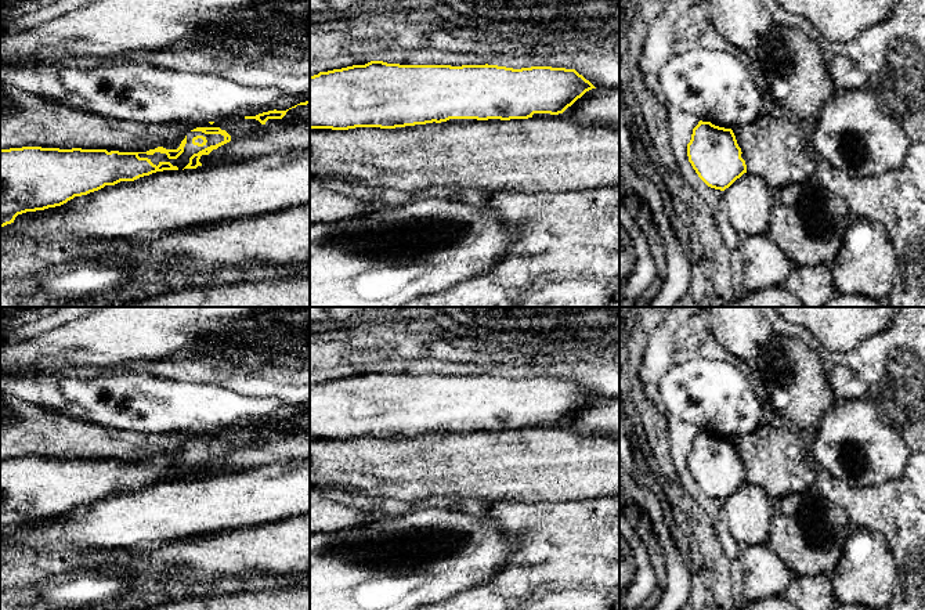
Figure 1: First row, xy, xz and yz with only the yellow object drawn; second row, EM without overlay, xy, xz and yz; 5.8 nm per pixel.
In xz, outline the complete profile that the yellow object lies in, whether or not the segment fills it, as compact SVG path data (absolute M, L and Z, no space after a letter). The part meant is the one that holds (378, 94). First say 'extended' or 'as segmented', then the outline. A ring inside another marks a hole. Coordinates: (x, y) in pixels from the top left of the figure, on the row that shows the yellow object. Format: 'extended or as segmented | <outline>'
extended | M371 61L310 76L310 129L348 130L355 127L395 129L441 122L501 122L549 118L563 113L586 91L596 89L575 69L531 66L513 69L498 65L400 65Z

